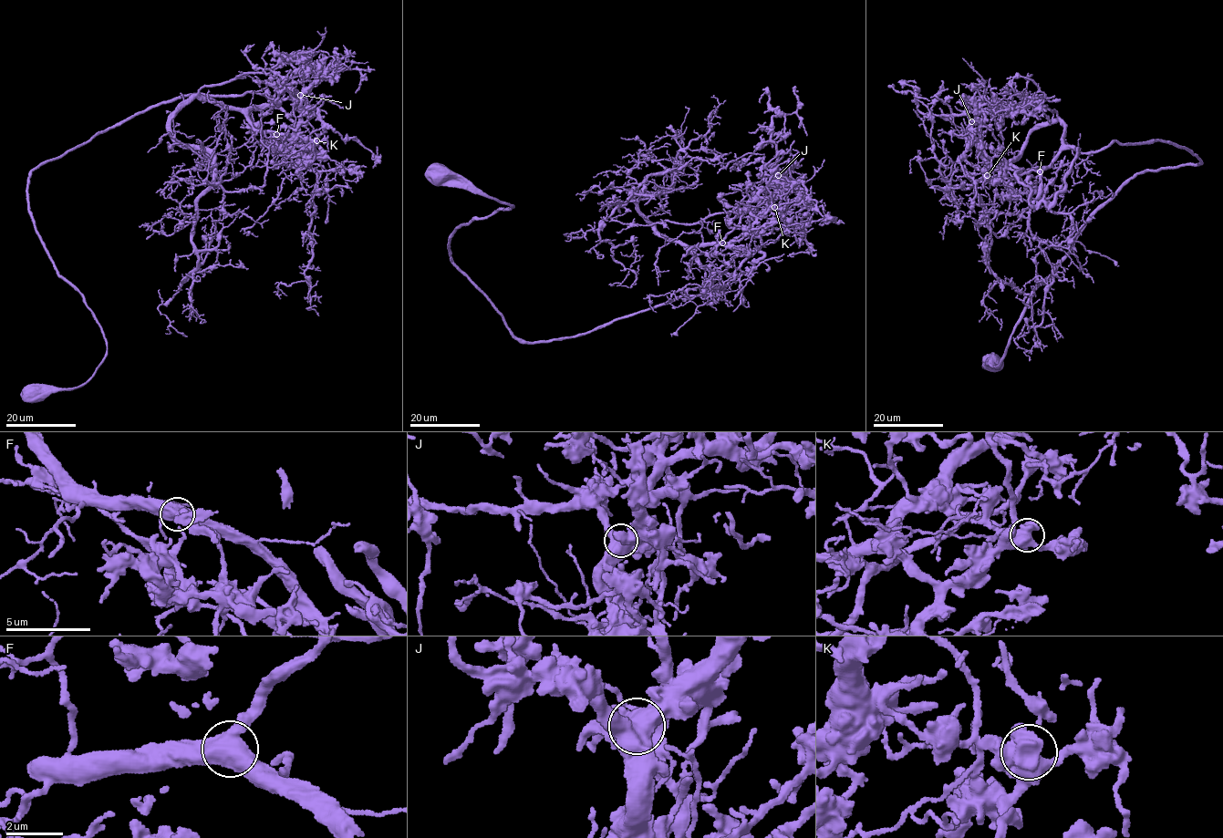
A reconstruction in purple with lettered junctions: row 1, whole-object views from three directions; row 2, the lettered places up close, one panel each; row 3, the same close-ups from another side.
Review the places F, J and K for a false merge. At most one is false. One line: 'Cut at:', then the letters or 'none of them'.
Cut at: none of them

